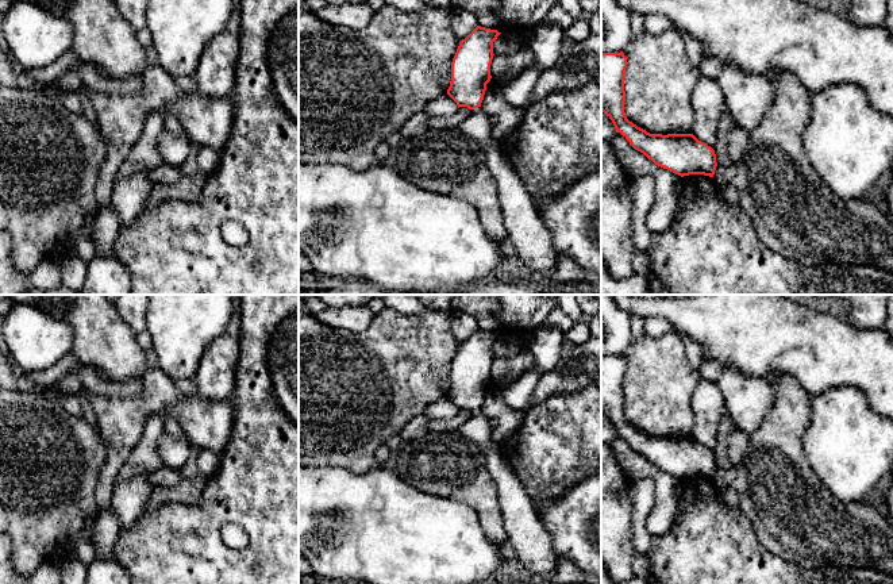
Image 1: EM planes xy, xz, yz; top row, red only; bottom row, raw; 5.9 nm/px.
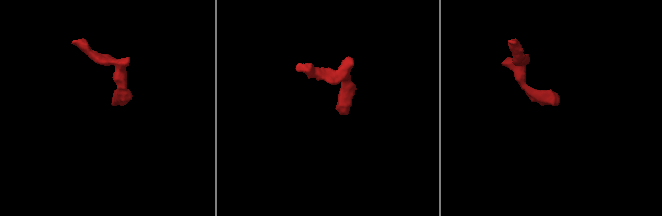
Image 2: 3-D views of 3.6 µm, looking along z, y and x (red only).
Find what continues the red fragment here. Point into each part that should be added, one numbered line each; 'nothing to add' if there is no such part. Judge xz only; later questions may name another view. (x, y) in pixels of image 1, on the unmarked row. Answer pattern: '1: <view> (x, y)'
1: xz (528, 541)

